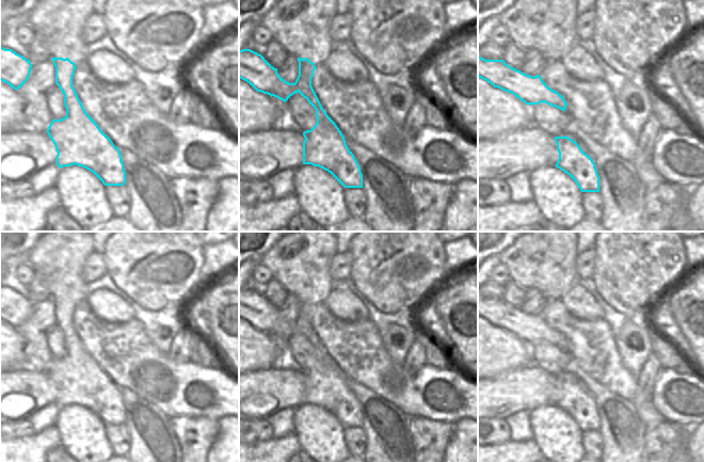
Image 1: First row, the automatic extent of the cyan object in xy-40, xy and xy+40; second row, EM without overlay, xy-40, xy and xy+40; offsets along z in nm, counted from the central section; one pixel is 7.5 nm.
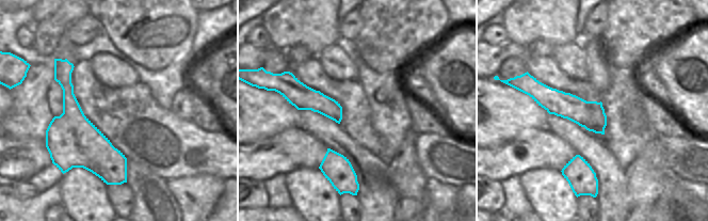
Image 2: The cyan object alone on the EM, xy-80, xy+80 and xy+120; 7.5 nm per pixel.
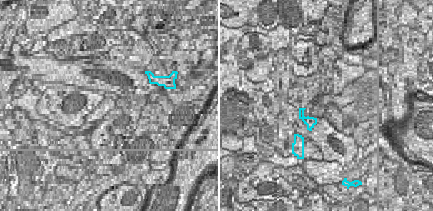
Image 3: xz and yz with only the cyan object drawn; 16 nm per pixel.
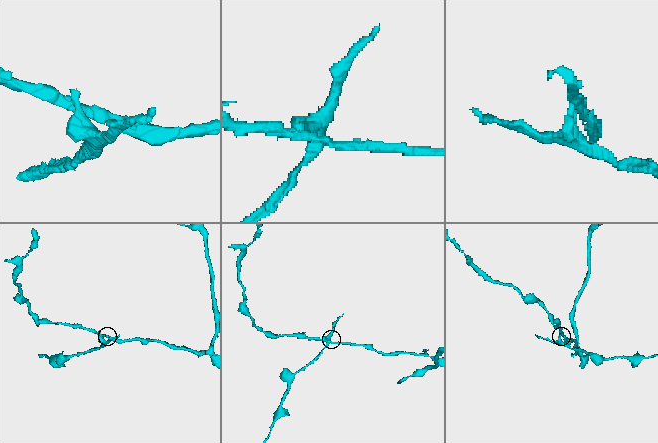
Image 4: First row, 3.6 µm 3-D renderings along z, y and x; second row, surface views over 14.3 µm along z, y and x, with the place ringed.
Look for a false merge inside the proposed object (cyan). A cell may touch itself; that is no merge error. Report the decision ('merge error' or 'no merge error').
merge error

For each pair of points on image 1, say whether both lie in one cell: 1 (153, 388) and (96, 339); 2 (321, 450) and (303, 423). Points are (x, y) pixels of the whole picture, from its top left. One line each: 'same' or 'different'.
1: same
2: same

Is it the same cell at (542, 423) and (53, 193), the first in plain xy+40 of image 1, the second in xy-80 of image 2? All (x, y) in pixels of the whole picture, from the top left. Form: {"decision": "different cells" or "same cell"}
{"decision": "different cells"}

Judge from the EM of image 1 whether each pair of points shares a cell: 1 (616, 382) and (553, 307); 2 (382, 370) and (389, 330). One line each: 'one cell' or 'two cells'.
1: one cell
2: two cells

